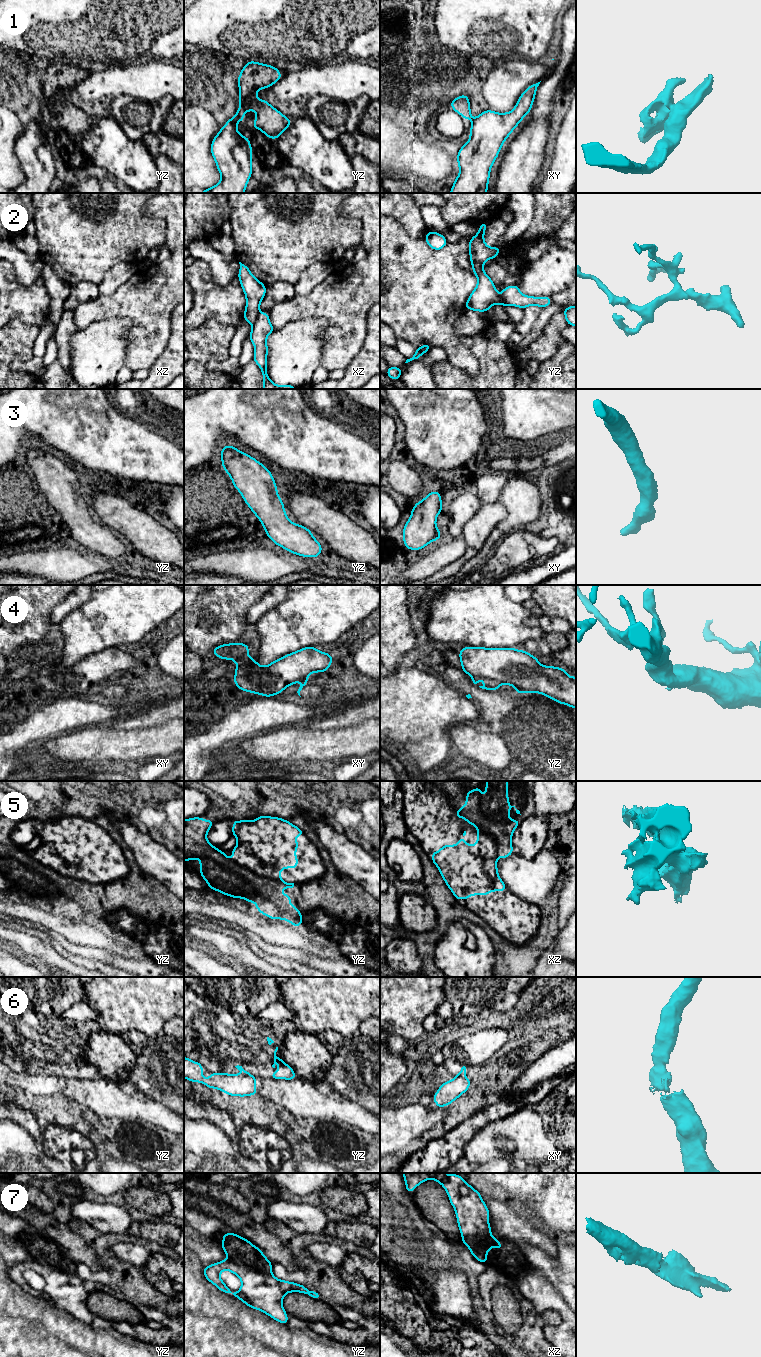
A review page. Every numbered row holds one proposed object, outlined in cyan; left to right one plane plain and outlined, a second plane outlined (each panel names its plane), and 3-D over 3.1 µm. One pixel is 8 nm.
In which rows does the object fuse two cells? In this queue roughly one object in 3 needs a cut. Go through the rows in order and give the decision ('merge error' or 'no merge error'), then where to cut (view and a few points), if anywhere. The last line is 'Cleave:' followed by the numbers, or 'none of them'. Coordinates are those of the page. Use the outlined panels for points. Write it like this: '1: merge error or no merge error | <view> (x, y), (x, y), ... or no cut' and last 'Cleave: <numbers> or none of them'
1: merge error | yz (232, 118), (237, 122)
2: merge error | xz (260, 312), (252, 324)
3: no merge error | no cut
4: merge error | yz (472, 677), (488, 677), (500, 682)
5: merge error | yz (232, 860), (258, 875), (280, 881)
6: merge error | xy (462, 1074), (456, 1076)
7: merge error | yz (229, 1258), (270, 1274)
Cleave: 1, 2, 4, 5, 6, 7

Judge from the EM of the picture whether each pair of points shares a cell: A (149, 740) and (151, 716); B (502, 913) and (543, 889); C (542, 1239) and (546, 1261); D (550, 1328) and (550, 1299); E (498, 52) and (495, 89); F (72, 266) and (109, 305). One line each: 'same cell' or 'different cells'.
A: different cells
B: different cells
C: different cells
D: same cell
E: different cells
F: different cells

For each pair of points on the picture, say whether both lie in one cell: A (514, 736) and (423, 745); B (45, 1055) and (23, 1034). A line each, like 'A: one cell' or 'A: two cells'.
A: two cells
B: one cell

